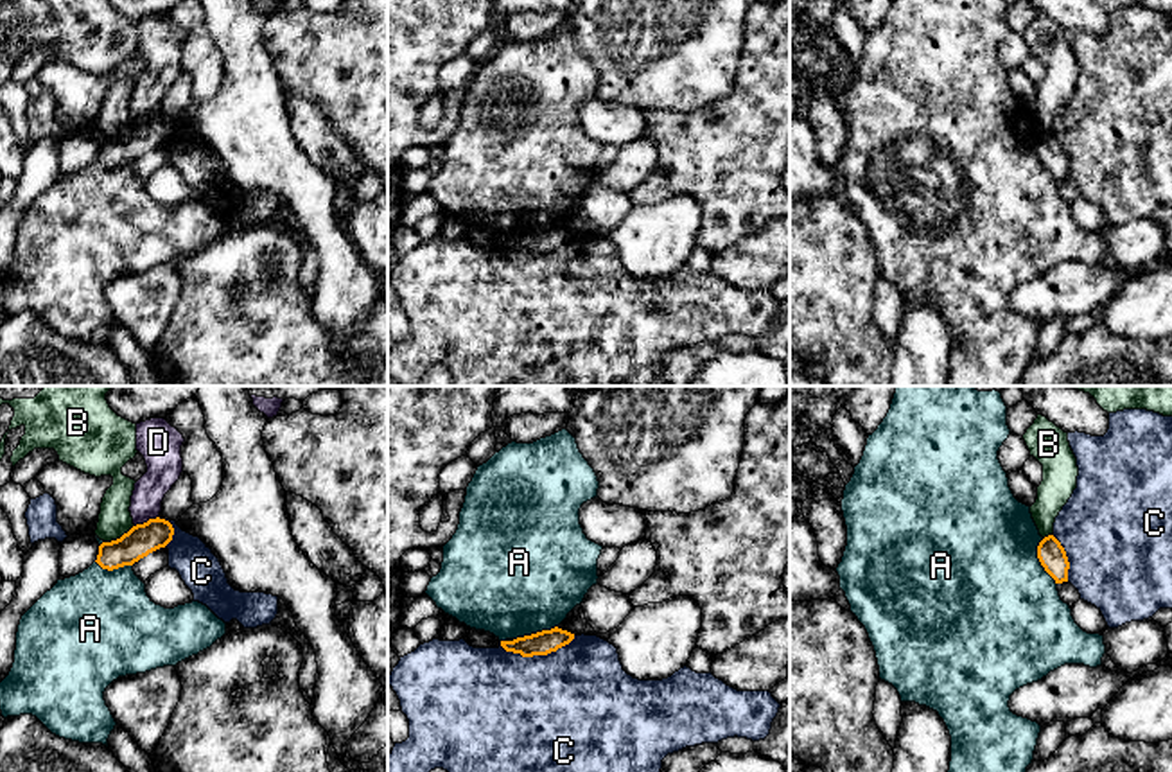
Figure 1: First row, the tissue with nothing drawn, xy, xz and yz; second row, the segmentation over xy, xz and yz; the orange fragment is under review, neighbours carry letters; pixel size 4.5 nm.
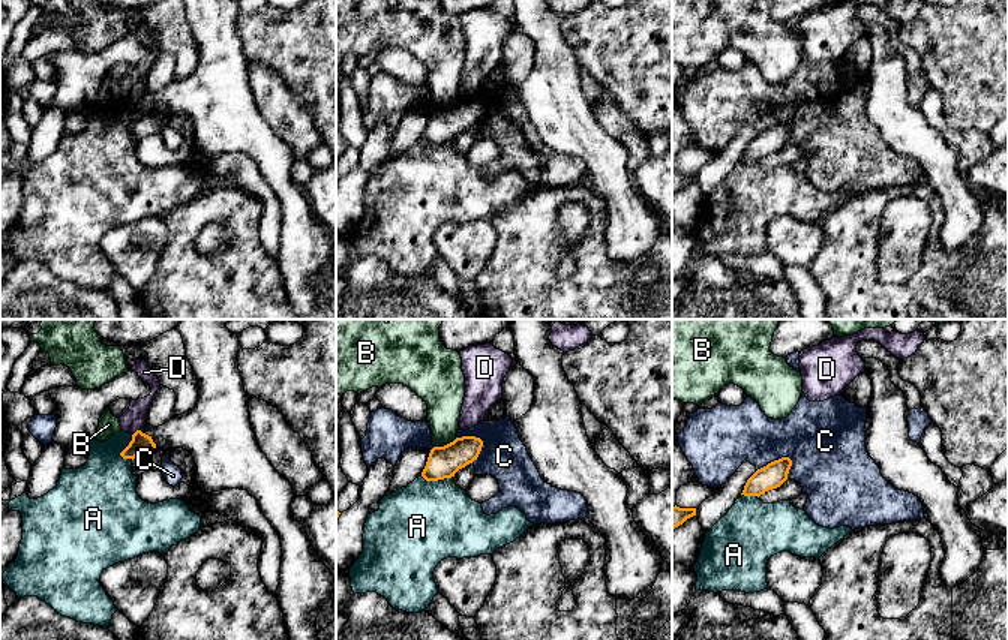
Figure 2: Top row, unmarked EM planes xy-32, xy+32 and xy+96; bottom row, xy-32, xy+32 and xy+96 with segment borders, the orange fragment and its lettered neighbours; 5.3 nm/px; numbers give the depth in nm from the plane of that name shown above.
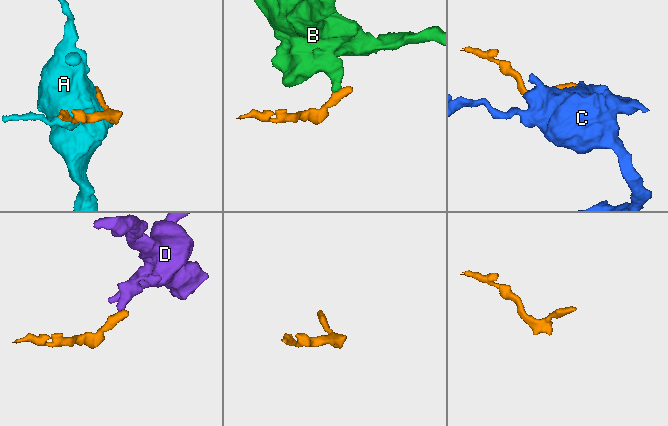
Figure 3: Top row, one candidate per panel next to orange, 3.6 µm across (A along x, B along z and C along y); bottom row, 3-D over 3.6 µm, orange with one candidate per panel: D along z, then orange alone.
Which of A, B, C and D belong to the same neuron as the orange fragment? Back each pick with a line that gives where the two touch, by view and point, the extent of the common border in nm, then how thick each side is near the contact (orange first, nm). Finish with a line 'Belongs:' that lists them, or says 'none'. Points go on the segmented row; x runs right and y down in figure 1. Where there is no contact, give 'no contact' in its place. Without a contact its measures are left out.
Belongs: none

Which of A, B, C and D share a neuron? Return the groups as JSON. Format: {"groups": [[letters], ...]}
{"groups": [["A"], ["B"], ["C"], ["D"]]}

